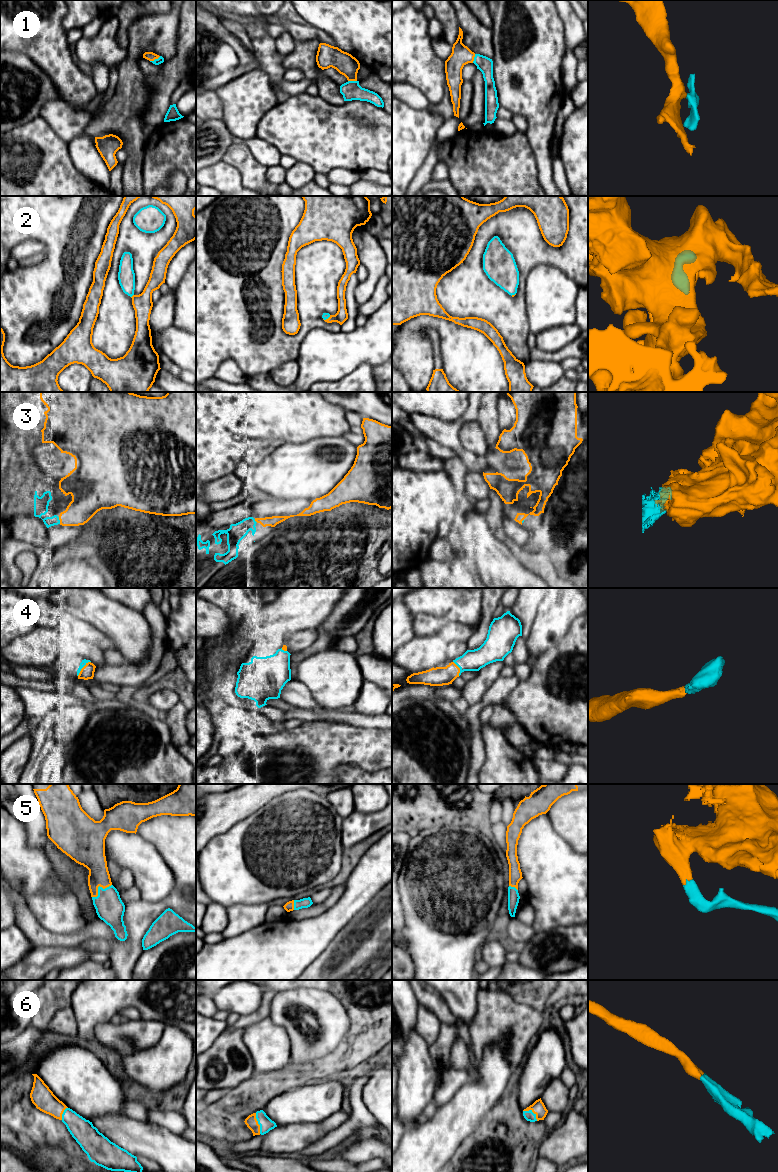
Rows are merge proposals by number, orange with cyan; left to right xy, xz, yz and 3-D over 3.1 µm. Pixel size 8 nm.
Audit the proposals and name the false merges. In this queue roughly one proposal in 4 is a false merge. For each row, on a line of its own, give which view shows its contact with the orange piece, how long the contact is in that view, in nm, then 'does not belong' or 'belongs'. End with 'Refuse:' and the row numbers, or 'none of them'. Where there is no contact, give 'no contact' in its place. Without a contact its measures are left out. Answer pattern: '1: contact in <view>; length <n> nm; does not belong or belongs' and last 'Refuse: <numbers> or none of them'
1: contact in xy; length 100 nm; belongs
2: contact in xy; length 40 nm; belongs
3: contact in xy; length 60 nm; belongs
4: contact in xy; length 160 nm; belongs
5: contact in xy; length 190 nm; belongs
6: contact in xz; length 170 nm; belongs
Refuse: none of them

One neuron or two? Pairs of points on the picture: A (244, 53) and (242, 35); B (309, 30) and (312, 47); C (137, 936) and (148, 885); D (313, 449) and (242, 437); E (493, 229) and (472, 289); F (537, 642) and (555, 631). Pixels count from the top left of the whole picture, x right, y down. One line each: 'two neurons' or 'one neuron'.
A: two neurons
B: two neurons
C: two neurons
D: two neurons
E: one neuron
F: one neuron

